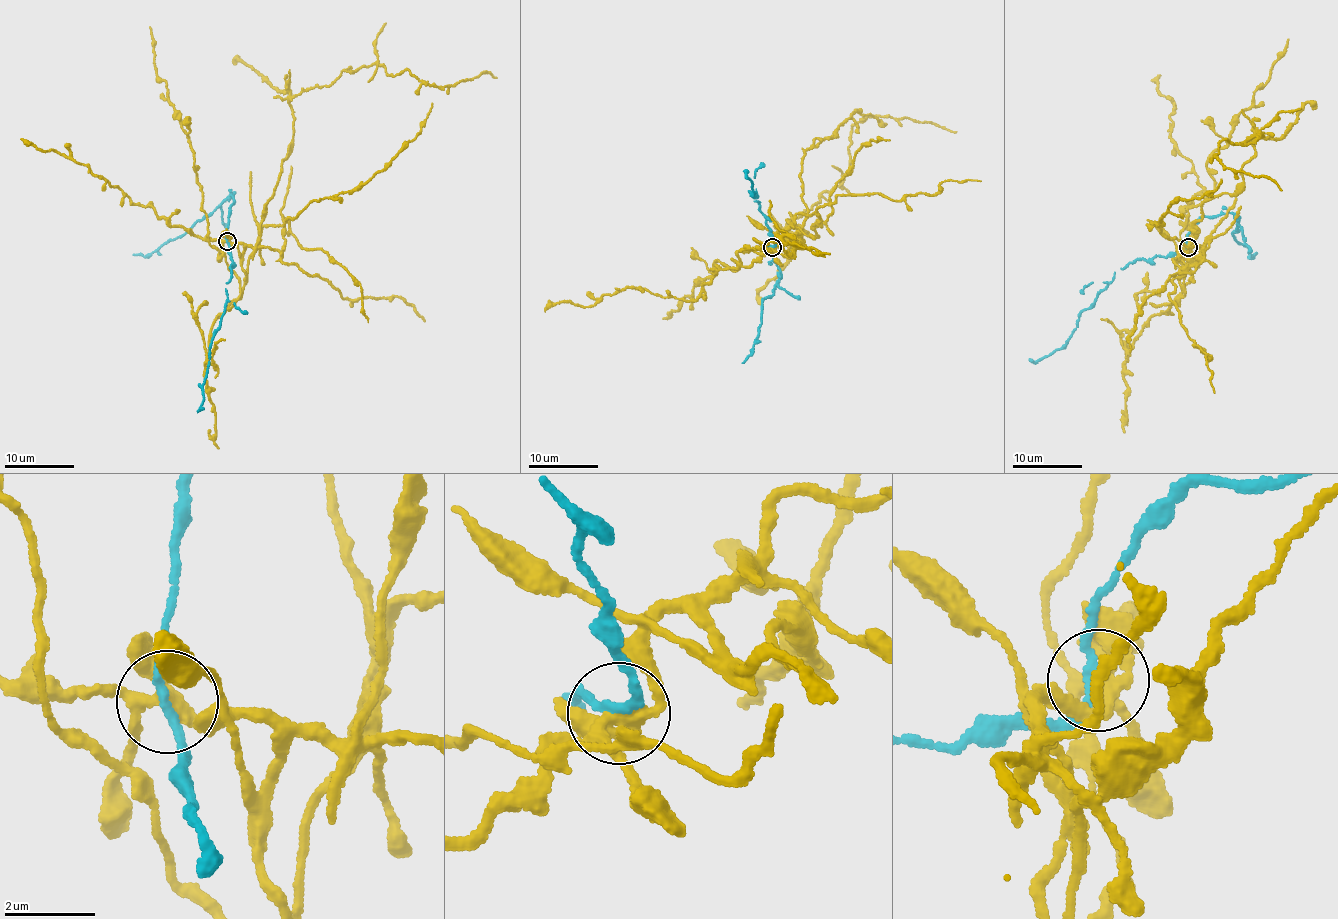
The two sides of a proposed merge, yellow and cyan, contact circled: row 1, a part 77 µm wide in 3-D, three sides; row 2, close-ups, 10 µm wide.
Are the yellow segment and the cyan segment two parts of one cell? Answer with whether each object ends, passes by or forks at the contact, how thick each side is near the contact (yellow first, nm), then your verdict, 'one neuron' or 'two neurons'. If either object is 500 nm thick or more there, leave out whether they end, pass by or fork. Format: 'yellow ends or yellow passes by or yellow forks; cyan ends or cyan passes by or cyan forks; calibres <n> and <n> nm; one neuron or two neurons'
yellow forks; cyan passes by; calibres 320 and 180 nm; two neurons

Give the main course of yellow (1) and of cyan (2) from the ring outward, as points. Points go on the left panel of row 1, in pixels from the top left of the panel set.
1: (228, 241), (256, 246), (291, 141), (290, 98), (373, 64), (438, 87), (496, 78)
2: (228, 241), (232, 271), (225, 288), (226, 305), (211, 343), (199, 408)

